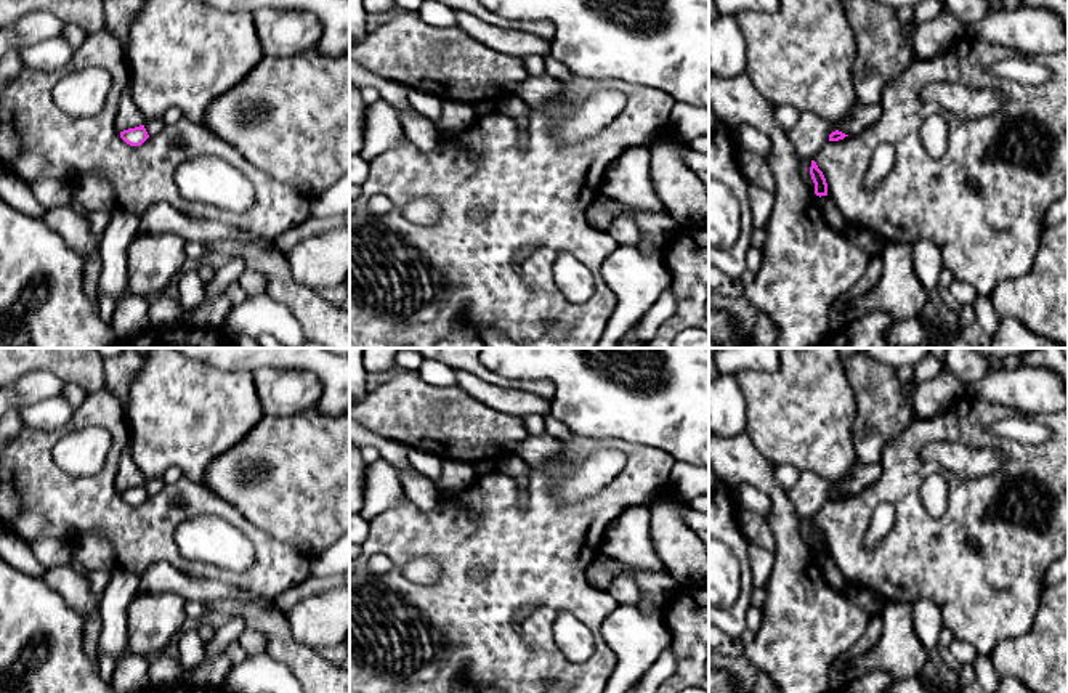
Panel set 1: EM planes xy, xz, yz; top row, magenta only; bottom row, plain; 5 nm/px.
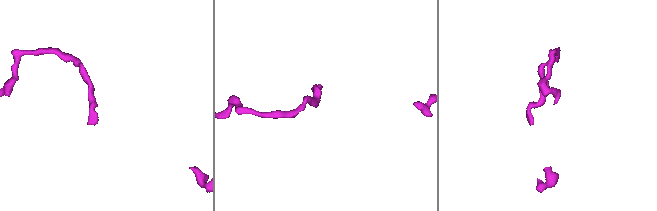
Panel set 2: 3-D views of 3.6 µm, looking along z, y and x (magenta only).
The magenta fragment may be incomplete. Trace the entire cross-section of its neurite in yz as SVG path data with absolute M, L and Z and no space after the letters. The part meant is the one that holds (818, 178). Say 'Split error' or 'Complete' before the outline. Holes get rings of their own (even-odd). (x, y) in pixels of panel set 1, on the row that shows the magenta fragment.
Complete. M811 160L810 175L811 175L811 180L815 183L815 194L819 197L827 196L826 178L824 178L823 172L818 168L815 160Z

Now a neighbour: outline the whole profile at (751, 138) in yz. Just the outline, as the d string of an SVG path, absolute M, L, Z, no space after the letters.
M739 124L734 127L739 133L742 148L747 148L760 154L765 160L770 156L771 141L770 138L749 124Z

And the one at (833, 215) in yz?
M829 196L819 197L819 209L827 221L827 225L837 231L843 233L847 229L847 221L840 210L837 209L835 202Z

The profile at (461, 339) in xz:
M455 330L444 335L433 348L489 348L481 335L470 330Z

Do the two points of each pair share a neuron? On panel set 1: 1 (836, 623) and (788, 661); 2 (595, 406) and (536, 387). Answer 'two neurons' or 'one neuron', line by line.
1: one neuron
2: two neurons

